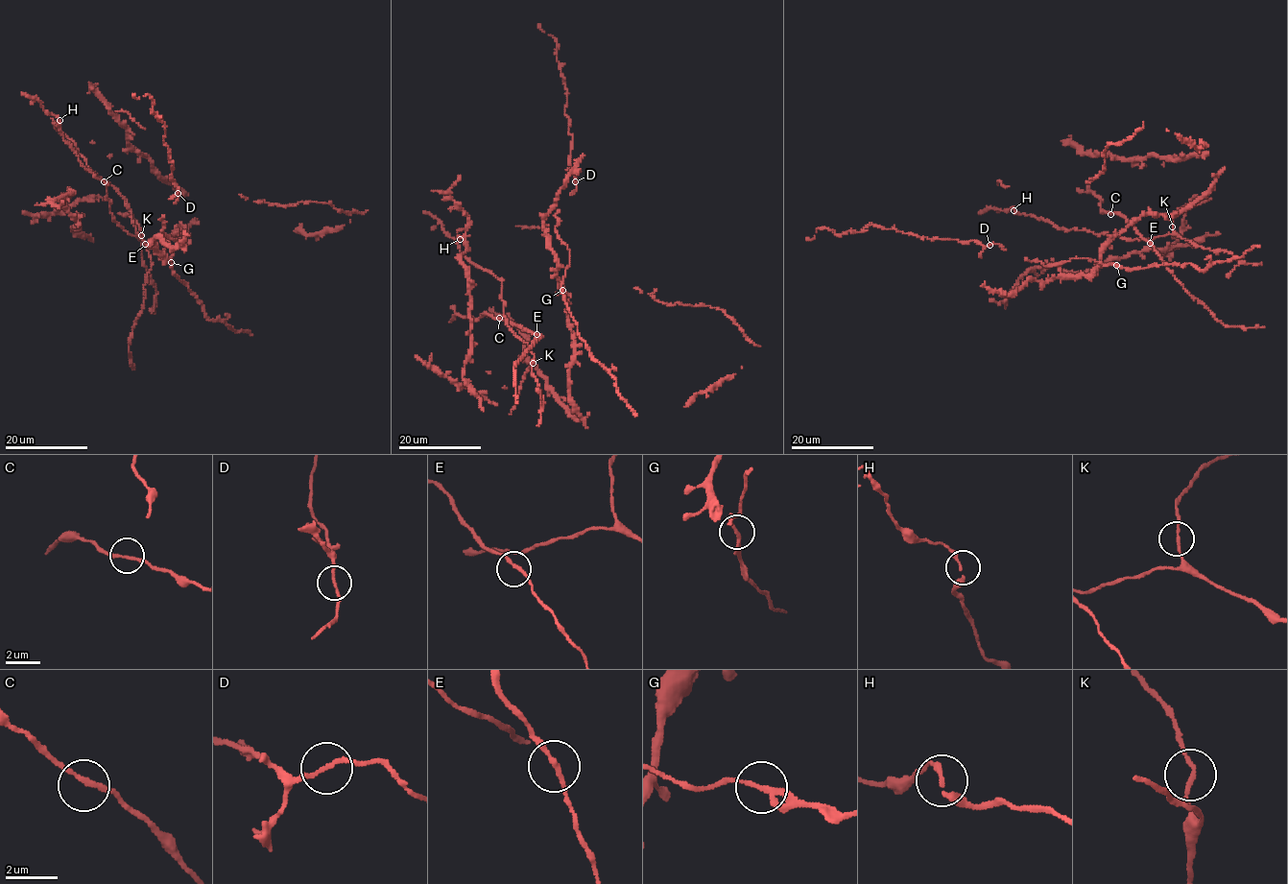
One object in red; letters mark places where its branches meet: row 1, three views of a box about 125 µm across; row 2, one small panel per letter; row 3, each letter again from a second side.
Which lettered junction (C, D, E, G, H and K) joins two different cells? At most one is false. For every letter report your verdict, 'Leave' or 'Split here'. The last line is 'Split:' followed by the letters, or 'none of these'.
C: Leave
D: Leave
E: Leave
G: Leave
H: Leave
K: Leave
Split: none of these

